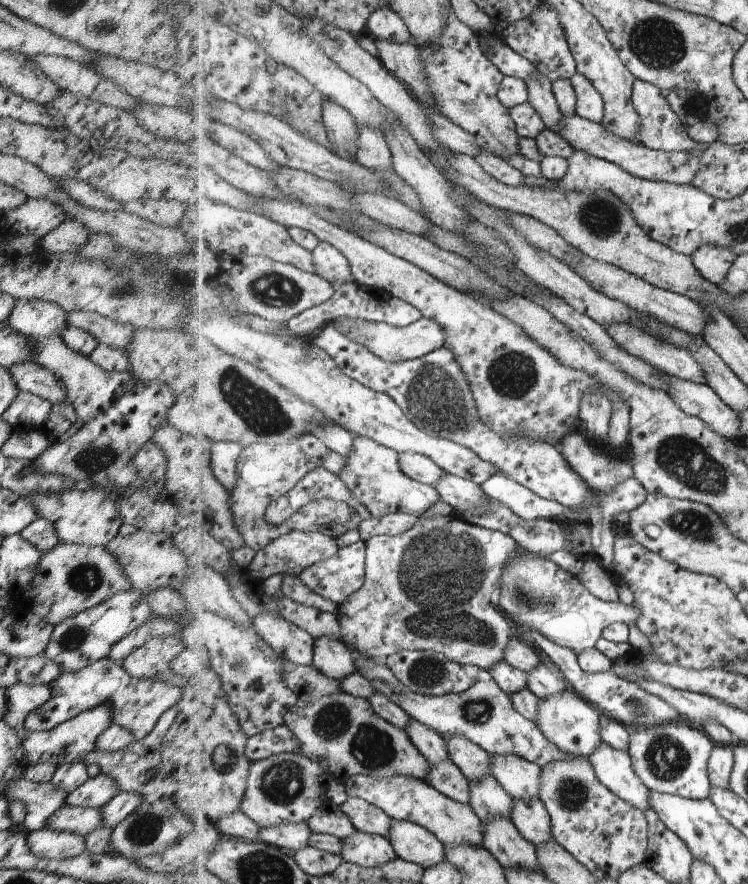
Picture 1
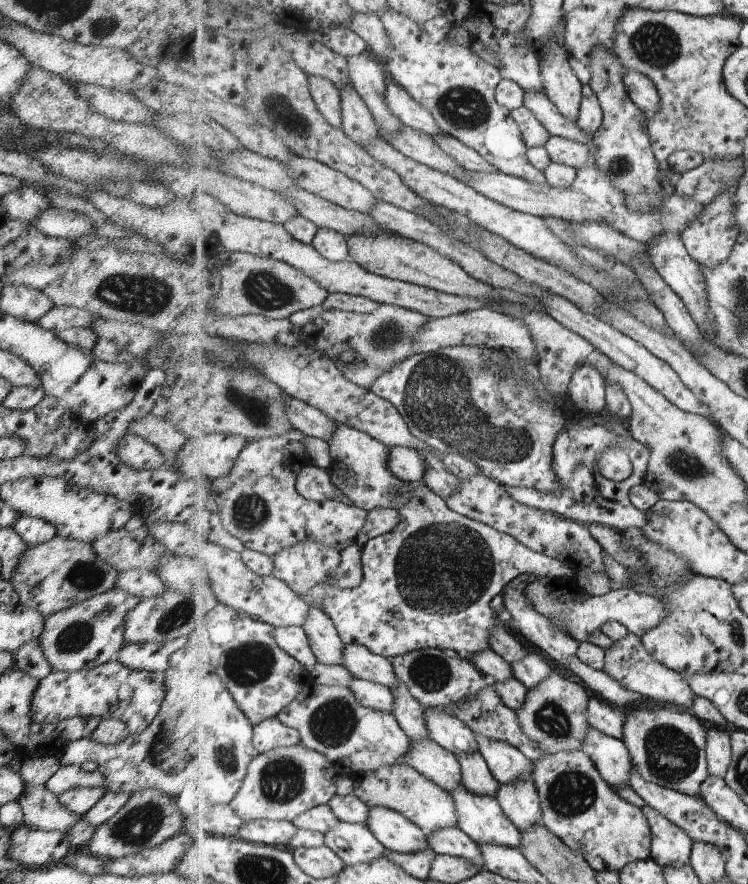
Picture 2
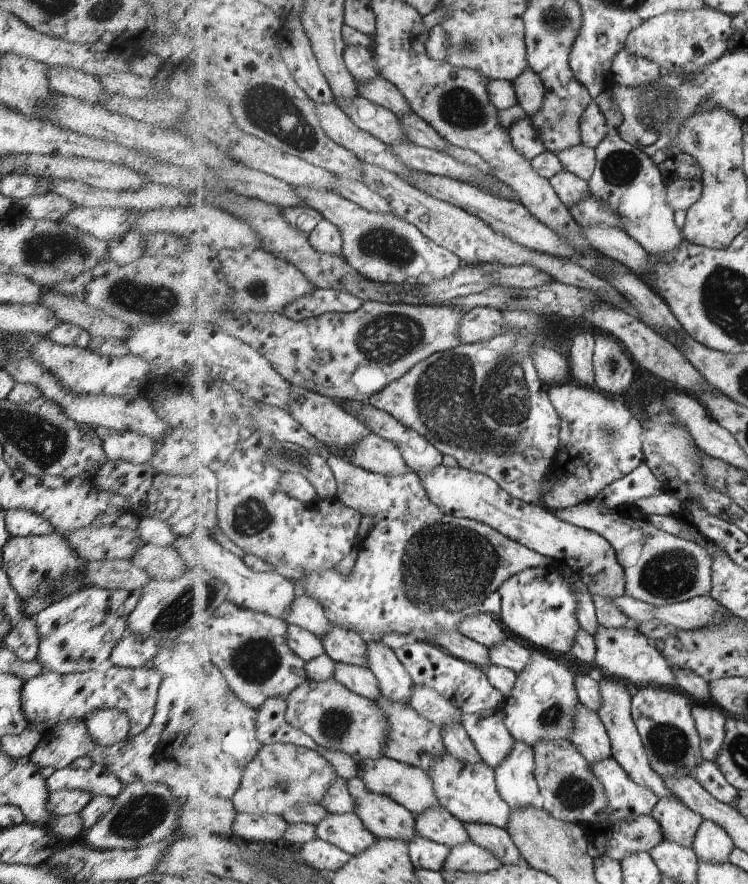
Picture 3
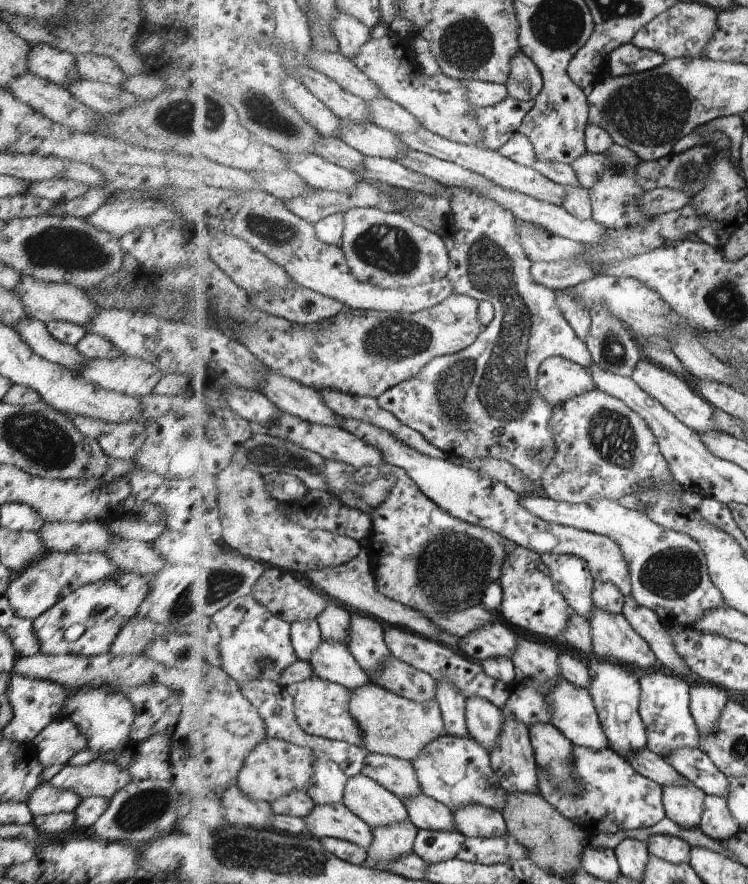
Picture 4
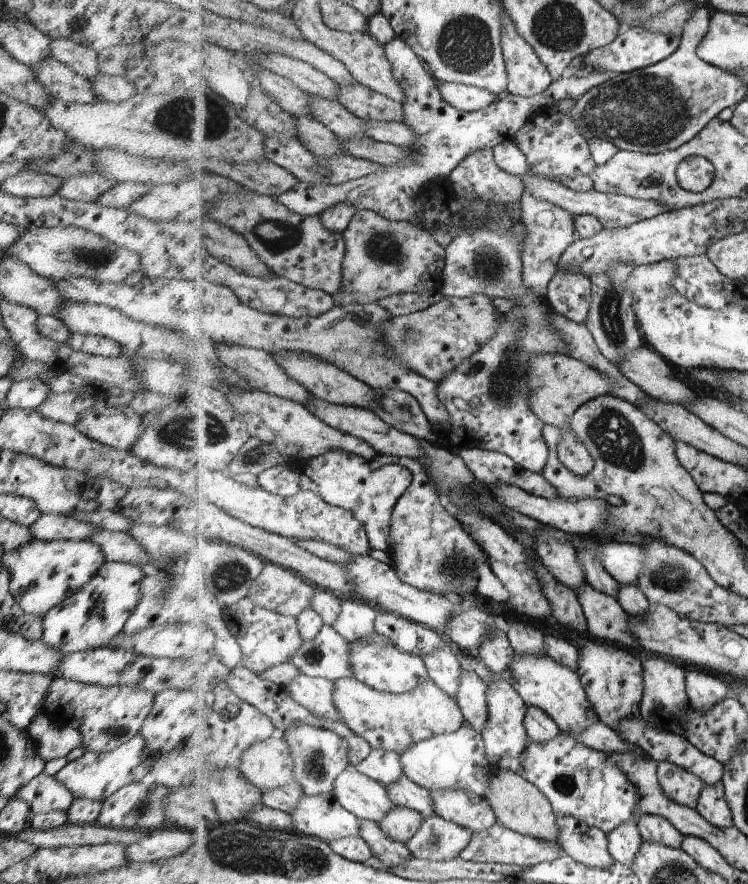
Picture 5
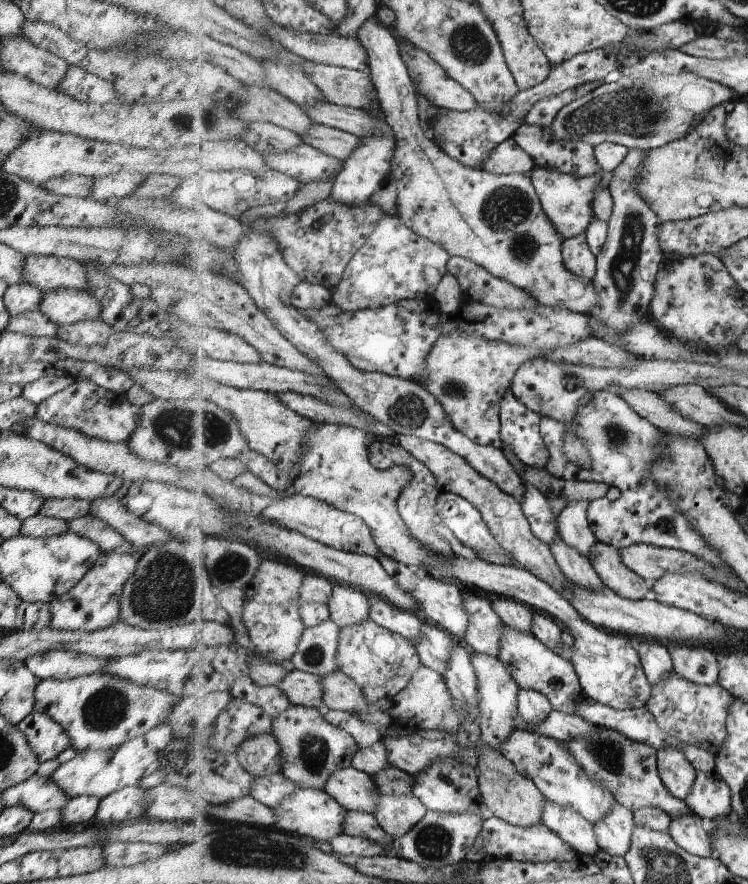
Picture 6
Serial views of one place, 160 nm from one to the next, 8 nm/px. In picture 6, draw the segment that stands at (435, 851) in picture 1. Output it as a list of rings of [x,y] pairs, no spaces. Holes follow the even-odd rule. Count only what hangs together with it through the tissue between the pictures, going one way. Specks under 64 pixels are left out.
[[[353,766],[339,767],[325,782],[322,788],[344,809],[374,811],[374,798],[381,792],[370,774]]]

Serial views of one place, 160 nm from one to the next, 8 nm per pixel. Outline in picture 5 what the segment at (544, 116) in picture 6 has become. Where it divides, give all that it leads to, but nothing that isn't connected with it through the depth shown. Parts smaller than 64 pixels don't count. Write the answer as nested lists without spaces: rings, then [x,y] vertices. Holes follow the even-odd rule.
[[[395,35],[387,44],[385,44],[385,50],[389,62],[392,64],[392,71],[395,78],[399,81],[403,92],[405,92],[405,118],[407,118],[407,124],[411,122],[417,122],[417,124],[427,124],[427,133],[421,134],[414,140],[414,146],[409,148],[401,147],[403,150],[409,150],[414,154],[414,161],[408,165],[402,165],[401,162],[394,165],[384,165],[379,167],[371,174],[364,176],[354,181],[349,181],[344,185],[329,185],[325,182],[321,183],[308,183],[305,181],[298,181],[298,183],[290,190],[281,193],[278,199],[288,206],[292,211],[304,215],[320,215],[324,210],[327,210],[330,206],[336,205],[340,202],[351,201],[358,210],[367,209],[375,211],[377,214],[383,215],[385,218],[392,221],[409,221],[422,217],[422,209],[417,207],[418,198],[423,192],[423,188],[431,189],[435,186],[437,181],[446,181],[449,176],[457,168],[457,165],[467,156],[473,154],[480,148],[495,148],[497,145],[507,141],[514,140],[516,134],[529,122],[532,122],[533,118],[540,114],[542,111],[548,111],[557,103],[564,101],[565,99],[578,100],[583,95],[586,95],[592,88],[606,83],[608,80],[614,77],[614,73],[611,71],[593,71],[582,77],[561,78],[561,80],[554,81],[553,84],[542,93],[536,94],[532,97],[522,97],[521,95],[507,96],[486,109],[480,111],[464,111],[459,110],[452,104],[449,104],[439,92],[438,80],[432,75],[429,65],[416,53],[416,50],[401,37]]]

